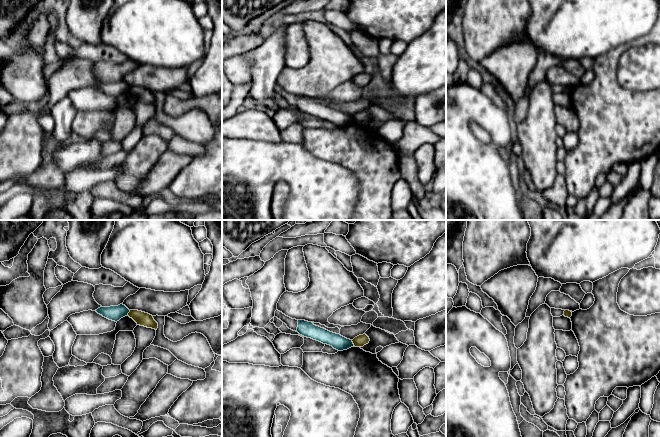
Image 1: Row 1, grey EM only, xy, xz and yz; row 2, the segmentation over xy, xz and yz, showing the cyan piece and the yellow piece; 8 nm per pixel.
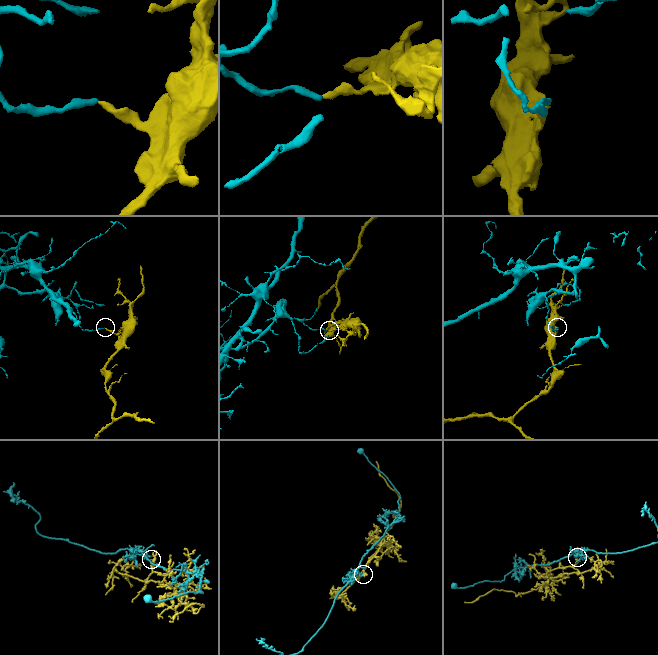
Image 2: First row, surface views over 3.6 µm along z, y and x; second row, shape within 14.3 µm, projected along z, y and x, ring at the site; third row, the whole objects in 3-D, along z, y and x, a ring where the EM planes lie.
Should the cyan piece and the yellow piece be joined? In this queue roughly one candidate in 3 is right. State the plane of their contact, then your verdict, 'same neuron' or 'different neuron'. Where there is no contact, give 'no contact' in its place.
xz | different neuron

